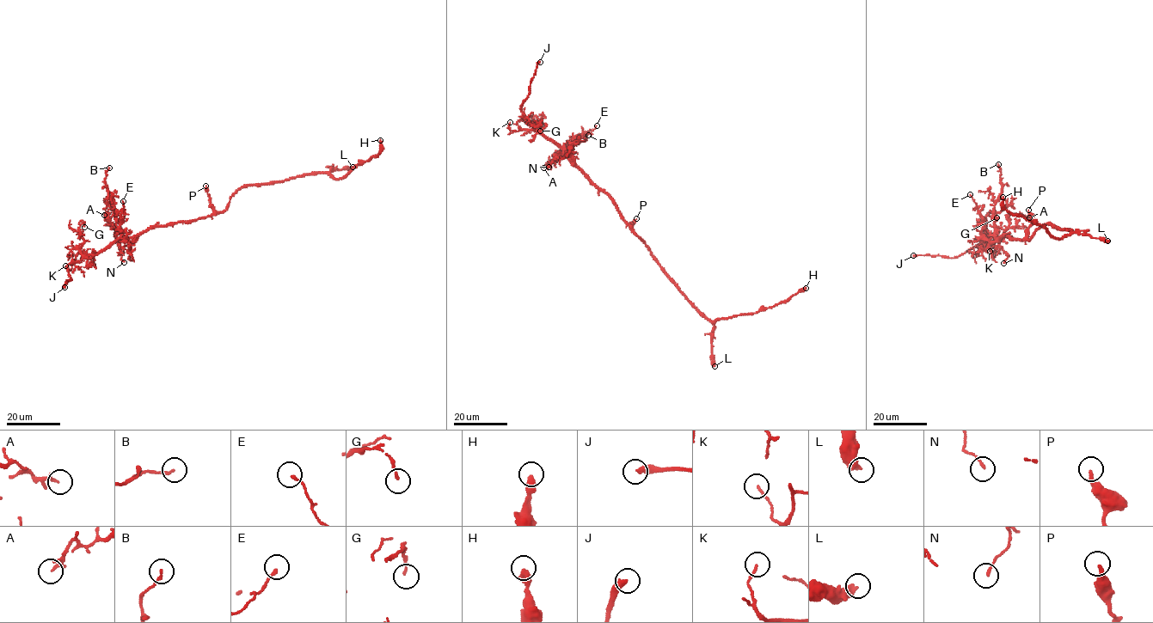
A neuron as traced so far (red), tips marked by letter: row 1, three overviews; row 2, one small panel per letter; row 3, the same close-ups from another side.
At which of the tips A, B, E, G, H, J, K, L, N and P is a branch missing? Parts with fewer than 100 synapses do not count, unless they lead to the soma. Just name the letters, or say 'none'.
J

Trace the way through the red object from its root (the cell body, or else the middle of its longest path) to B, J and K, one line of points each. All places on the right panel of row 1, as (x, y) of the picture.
B: (1028, 240), (1015, 239), (1003, 235), (996, 236), (994, 206), (1002, 187), (998, 164)
J: (1028, 240), (1015, 239), (1003, 235), (997, 238), (992, 235), (987, 243), (971, 248), (957, 257), (913, 255)
K: (1028, 240), (992, 235), (984, 243), (991, 241), (994, 245), (994, 257), (990, 251)

